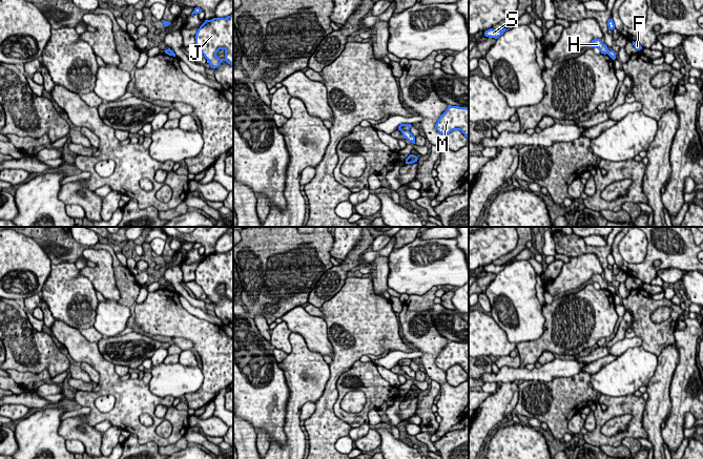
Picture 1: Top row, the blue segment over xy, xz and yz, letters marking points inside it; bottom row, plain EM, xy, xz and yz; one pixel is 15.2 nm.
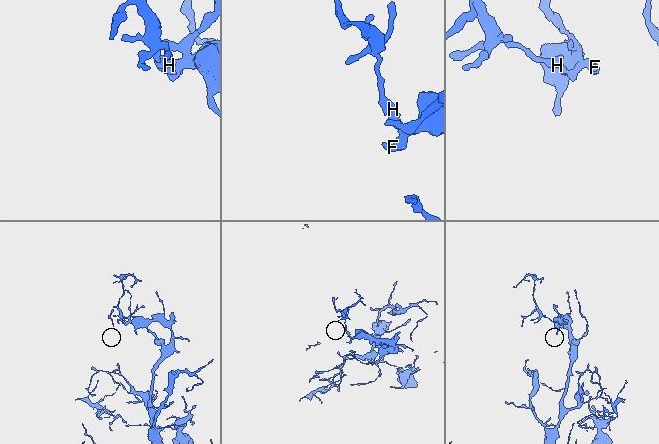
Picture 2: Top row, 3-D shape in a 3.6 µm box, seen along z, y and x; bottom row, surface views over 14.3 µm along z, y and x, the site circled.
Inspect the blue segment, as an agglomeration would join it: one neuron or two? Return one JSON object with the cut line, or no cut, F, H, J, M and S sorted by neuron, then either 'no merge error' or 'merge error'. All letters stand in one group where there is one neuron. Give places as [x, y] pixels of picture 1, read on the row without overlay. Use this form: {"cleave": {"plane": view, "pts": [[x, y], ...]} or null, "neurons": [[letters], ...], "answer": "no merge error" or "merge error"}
{"cleave": {"plane": "xz", "pts": [[408, 364], [401, 367]]}, "neurons": [["F", "J", "M"], ["H", "S"]], "answer": "merge error"}

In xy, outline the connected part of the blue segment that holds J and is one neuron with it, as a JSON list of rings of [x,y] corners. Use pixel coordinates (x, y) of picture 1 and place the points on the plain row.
[[[233,250],[205,255],[195,269],[195,283],[211,304],[223,296],[233,301]]]

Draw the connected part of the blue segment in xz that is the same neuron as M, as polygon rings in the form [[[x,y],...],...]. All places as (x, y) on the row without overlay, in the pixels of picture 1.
[[[449,341],[437,355],[435,364],[444,372],[453,366],[460,366],[468,374],[469,381],[469,343]]]

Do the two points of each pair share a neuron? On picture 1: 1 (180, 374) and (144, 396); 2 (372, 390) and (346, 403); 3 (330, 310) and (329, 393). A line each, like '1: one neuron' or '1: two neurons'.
1: two neurons
2: two neurons
3: one neuron

